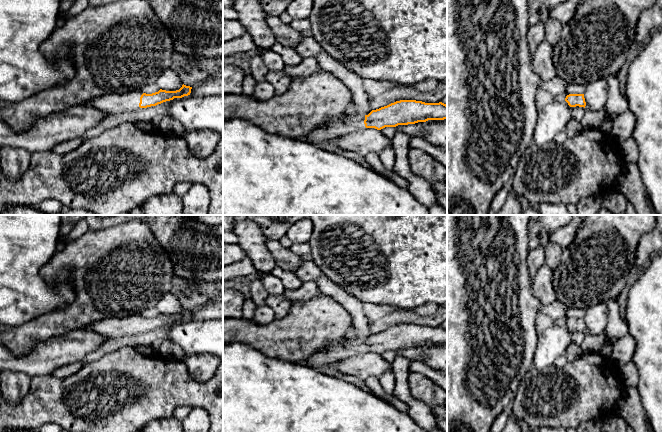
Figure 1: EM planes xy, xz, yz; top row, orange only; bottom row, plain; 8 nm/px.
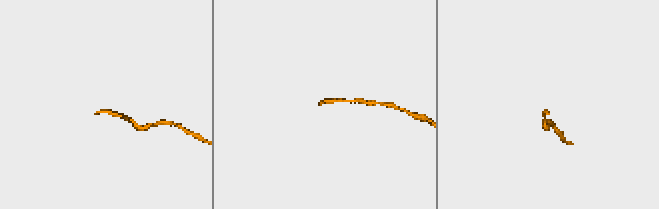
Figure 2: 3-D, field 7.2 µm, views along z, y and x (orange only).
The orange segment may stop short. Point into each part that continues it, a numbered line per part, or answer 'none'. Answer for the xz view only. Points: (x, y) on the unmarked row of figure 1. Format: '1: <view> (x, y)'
1: xz (349, 347)

